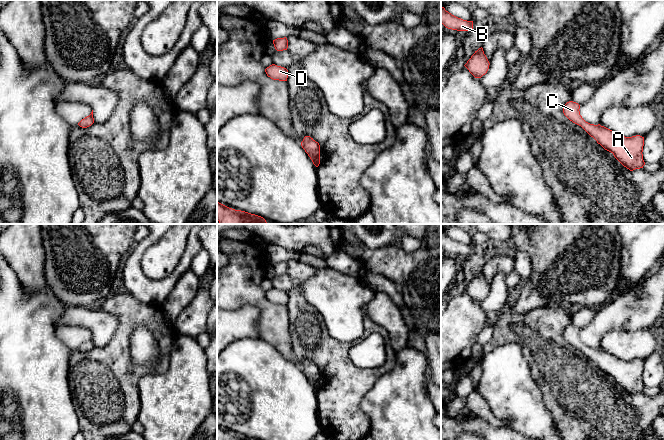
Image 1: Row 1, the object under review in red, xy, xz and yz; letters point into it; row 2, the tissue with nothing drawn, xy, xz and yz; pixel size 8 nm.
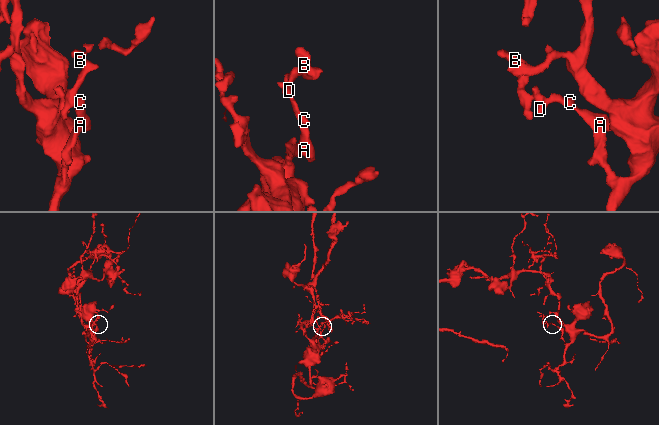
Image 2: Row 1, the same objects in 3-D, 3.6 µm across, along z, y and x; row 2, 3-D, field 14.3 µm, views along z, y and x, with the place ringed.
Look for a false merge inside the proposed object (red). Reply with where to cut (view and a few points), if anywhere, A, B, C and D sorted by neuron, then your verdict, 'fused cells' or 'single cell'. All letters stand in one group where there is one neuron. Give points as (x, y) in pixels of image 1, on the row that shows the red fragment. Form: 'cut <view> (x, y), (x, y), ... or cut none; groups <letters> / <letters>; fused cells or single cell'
cut none; groups A B C D; single cell

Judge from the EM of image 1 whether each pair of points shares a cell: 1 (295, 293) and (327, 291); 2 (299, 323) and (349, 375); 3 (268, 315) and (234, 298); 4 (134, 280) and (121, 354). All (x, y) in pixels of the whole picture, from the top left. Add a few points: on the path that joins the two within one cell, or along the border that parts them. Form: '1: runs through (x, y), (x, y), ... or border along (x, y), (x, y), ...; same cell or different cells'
1: border along (314, 273), (302, 283), (302, 295), (317, 310); different cells
2: runs through (310, 336), (336, 362); same cell
3: runs through (262, 306), (254, 298), (243, 298); same cell
4: border along (127, 290), (137, 299), (152, 305); different cells

